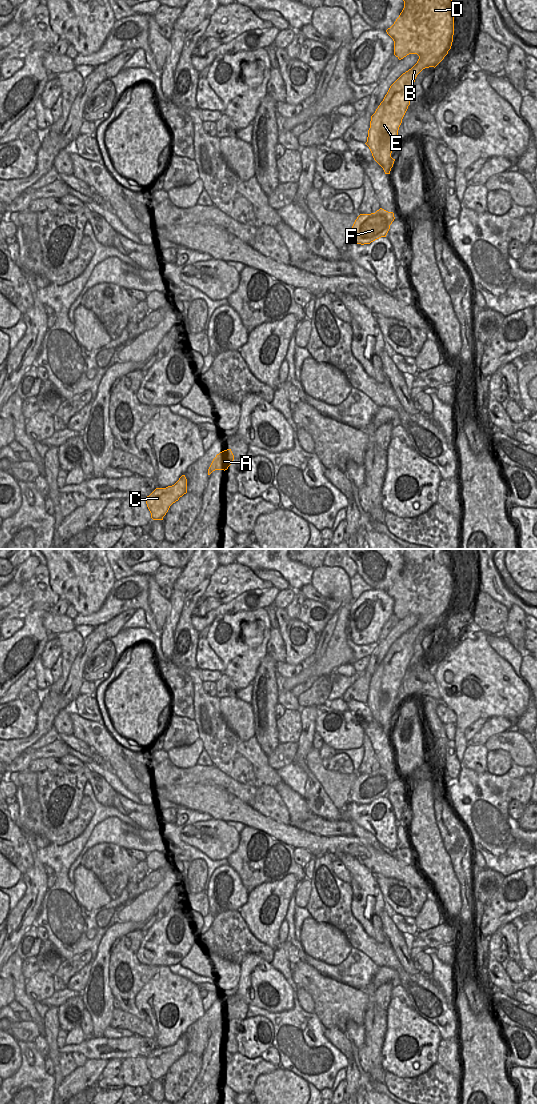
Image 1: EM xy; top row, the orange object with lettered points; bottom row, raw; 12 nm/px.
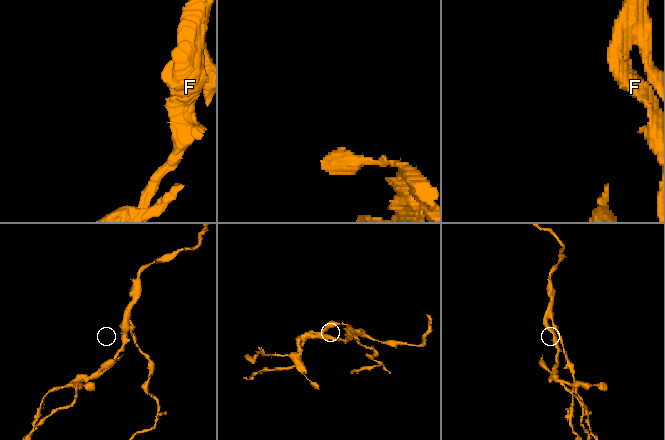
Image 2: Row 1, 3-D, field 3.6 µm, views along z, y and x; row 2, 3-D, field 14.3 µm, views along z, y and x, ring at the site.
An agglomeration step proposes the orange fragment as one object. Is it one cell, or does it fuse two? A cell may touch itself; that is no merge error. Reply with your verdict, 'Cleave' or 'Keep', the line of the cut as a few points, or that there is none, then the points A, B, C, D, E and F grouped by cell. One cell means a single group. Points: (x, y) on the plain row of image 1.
Keep. No split. Groups: A B C D E F.

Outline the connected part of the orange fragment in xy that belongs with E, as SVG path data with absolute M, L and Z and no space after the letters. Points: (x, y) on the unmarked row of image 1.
M405 549L404 568L394 584L386 590L394 601L394 615L403 619L409 614L417 614L417 623L403 633L389 648L383 661L371 676L367 702L365 703L374 720L390 734L395 719L391 717L396 705L396 697L402 679L414 655L414 642L417 635L425 628L436 627L451 609L454 595L454 575L452 559L446 549Z

